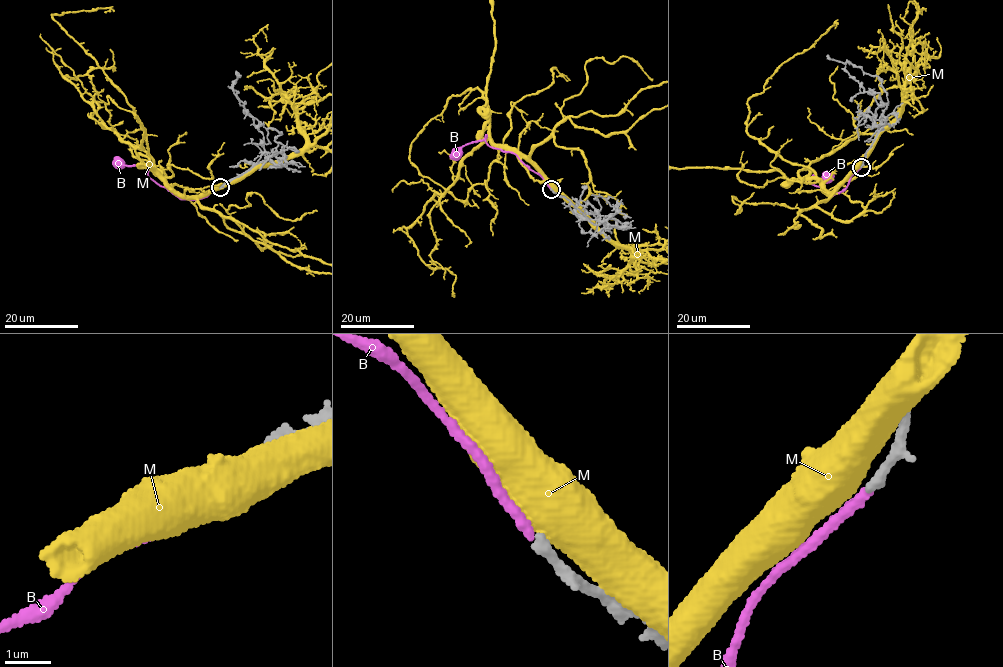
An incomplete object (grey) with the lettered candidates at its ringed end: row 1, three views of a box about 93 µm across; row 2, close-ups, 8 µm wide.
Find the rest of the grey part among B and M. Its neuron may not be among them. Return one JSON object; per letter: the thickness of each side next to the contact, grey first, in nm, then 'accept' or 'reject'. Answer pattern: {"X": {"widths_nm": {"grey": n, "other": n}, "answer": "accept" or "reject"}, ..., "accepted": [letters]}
{"B": {"widths_nm": {"grey": 240, "other": 200}, "answer": "accept"}, "M": {"widths_nm": {"grey": 240, "other": 700}, "answer": "reject"}, "accepted": ["B"]}

